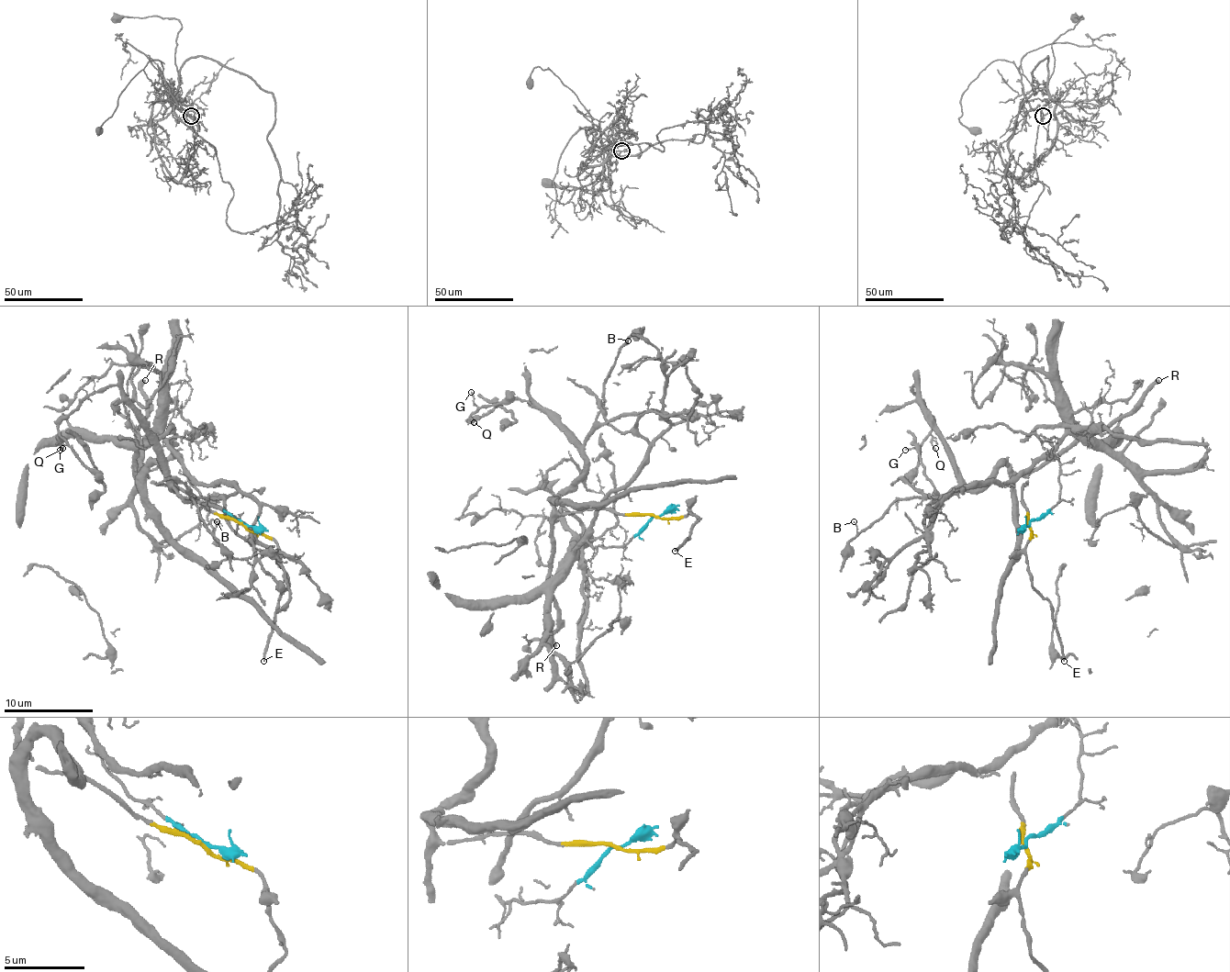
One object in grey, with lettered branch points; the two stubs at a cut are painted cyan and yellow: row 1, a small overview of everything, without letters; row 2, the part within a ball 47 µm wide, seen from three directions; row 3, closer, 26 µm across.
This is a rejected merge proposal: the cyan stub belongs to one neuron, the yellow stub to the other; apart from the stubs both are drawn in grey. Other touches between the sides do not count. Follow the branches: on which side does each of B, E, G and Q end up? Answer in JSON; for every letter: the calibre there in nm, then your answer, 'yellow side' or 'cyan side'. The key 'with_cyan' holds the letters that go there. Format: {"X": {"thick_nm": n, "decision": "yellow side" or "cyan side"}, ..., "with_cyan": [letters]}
{"B": {"thick_nm": 90, "decision": "yellow side"}, "E": {"thick_nm": 170, "decision": "yellow side"}, "G": {"thick_nm": 110, "decision": "yellow side"}, "Q": {"thick_nm": 120, "decision": "yellow side"}, "with_cyan": []}

